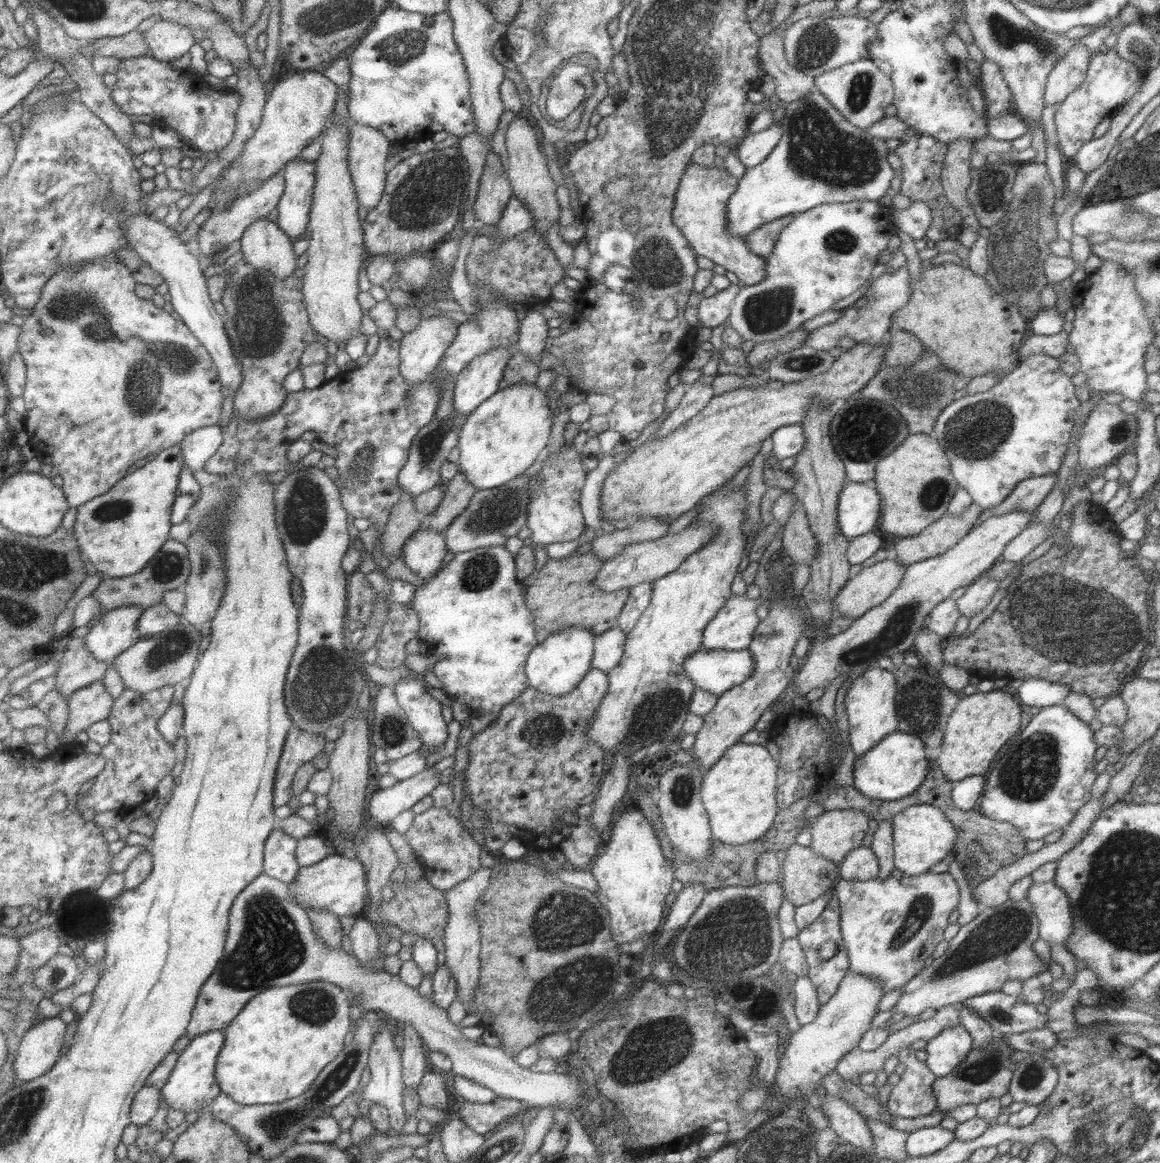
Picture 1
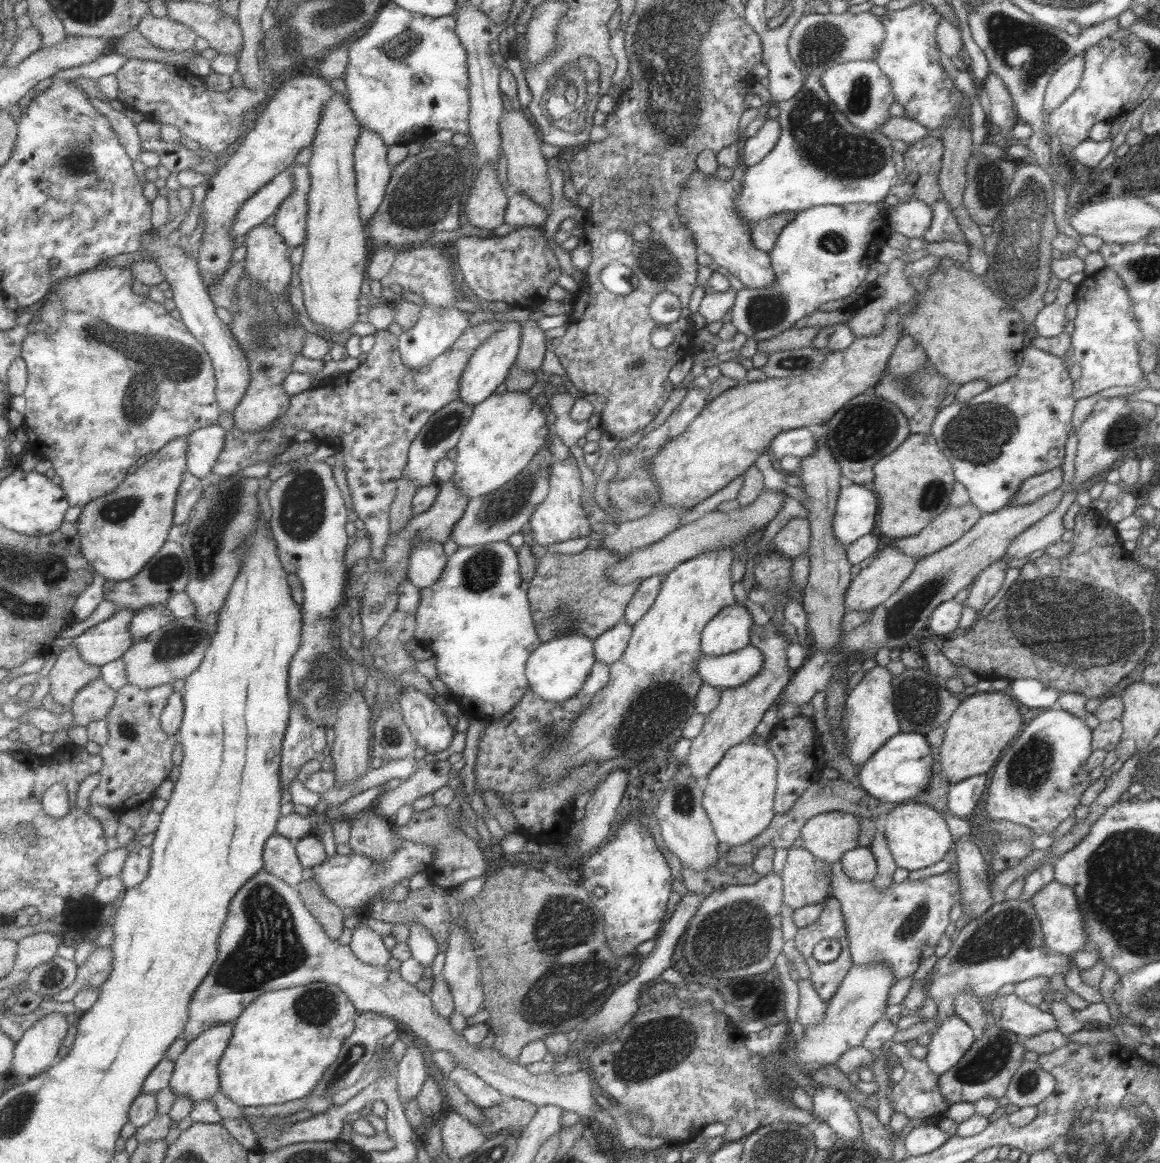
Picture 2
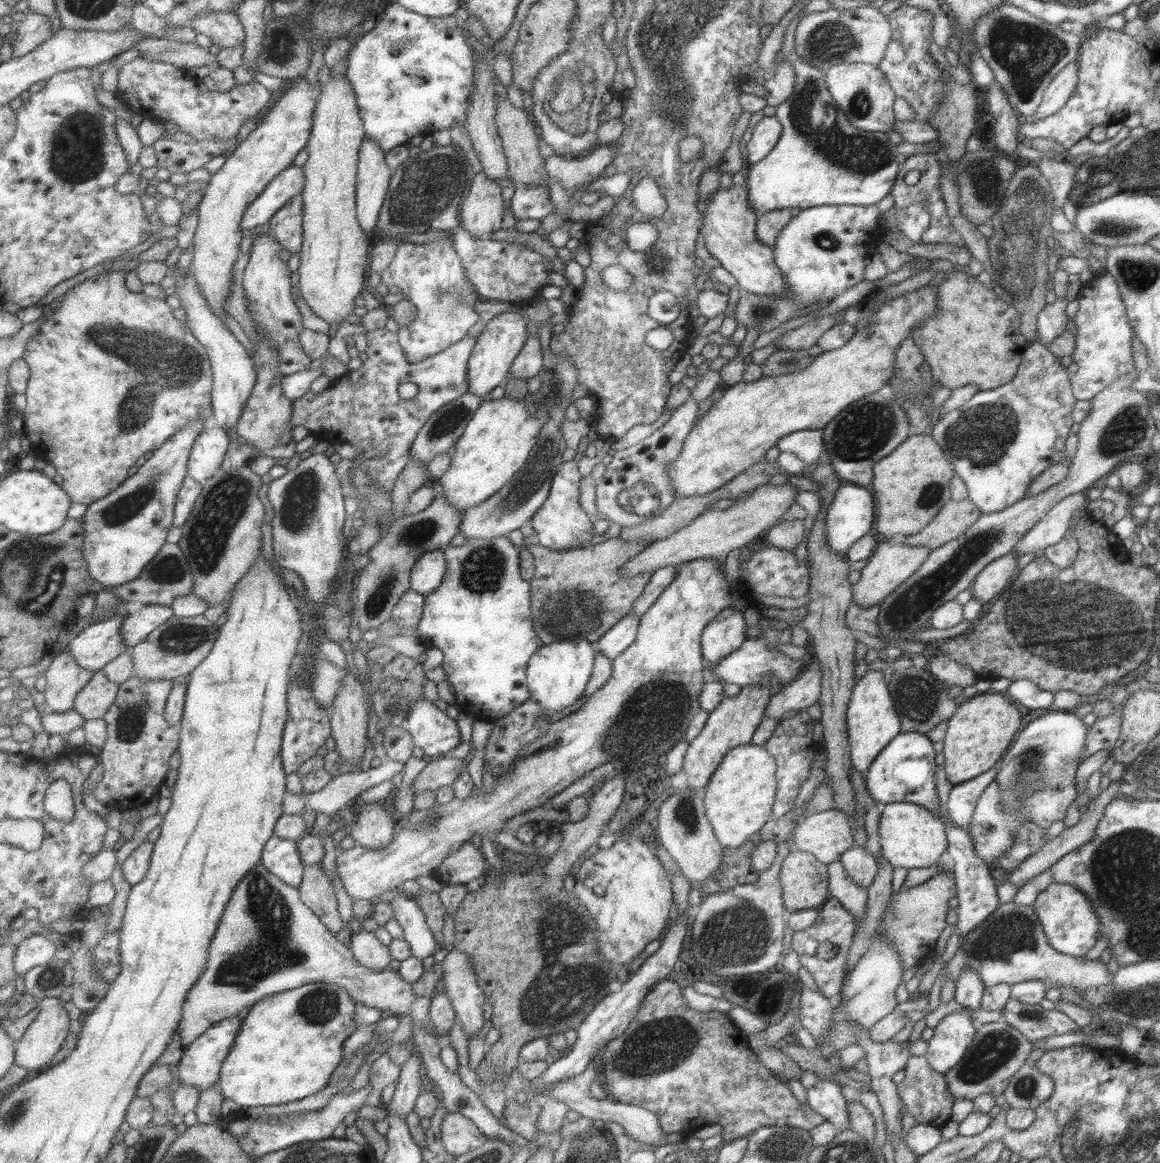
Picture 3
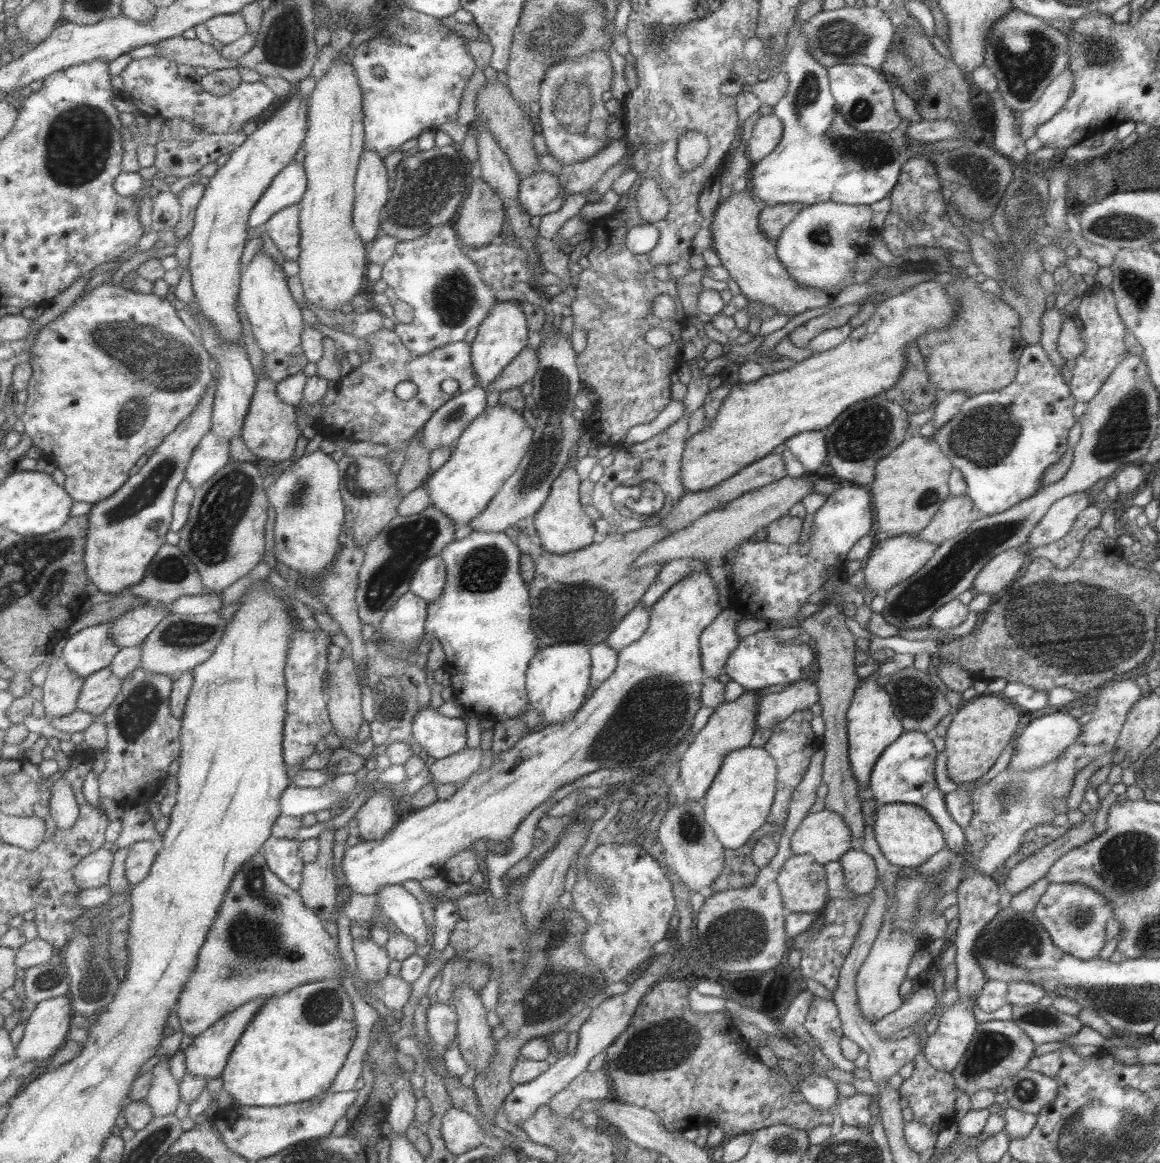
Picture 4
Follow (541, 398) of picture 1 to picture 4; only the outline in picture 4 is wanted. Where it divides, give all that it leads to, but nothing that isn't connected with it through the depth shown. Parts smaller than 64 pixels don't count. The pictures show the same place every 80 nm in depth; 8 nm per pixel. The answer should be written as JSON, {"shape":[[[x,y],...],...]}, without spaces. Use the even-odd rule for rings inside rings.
{"shape":[[[499,402],[486,406],[463,429],[447,462],[426,481],[432,498],[430,507],[440,510],[456,527],[471,522],[483,513],[504,480],[513,474],[531,444],[533,431],[512,406]]]}

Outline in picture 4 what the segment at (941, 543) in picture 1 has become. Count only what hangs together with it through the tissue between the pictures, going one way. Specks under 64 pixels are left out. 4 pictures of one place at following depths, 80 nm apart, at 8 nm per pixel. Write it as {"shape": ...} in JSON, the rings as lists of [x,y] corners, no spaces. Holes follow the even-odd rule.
{"shape":[[[950,494],[941,503],[927,526],[913,536],[937,547],[941,542],[965,531],[979,518],[982,518],[981,512],[974,508],[974,504],[966,494],[961,496]]]}

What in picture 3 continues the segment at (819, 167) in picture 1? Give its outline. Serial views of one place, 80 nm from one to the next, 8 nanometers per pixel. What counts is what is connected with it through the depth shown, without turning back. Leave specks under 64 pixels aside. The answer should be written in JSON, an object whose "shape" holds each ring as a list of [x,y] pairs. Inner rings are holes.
{"shape":[[[791,58],[791,68],[793,68],[793,74],[795,74],[795,85],[793,85],[793,93],[777,105],[774,118],[781,124],[781,134],[777,139],[777,142],[773,145],[773,148],[759,161],[752,165],[747,165],[744,170],[745,180],[743,186],[747,190],[747,201],[750,208],[760,213],[769,212],[770,210],[781,210],[783,208],[811,208],[812,206],[821,205],[859,205],[869,206],[876,205],[883,196],[887,196],[893,187],[893,182],[897,179],[900,165],[895,162],[895,156],[897,156],[896,146],[889,141],[889,136],[885,132],[871,131],[864,132],[858,128],[853,127],[847,118],[843,115],[843,112],[836,106],[835,102],[827,89],[827,83],[825,83],[824,72],[815,69],[807,63],[797,61]]]}

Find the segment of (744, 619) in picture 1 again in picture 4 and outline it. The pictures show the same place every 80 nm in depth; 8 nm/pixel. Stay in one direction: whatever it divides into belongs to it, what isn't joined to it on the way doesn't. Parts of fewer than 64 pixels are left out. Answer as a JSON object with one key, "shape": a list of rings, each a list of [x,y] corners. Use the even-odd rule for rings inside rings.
{"shape":[[[721,609],[720,613],[701,631],[700,662],[705,676],[723,677],[725,662],[740,639],[735,633],[735,622],[742,617],[743,614],[735,609]]]}

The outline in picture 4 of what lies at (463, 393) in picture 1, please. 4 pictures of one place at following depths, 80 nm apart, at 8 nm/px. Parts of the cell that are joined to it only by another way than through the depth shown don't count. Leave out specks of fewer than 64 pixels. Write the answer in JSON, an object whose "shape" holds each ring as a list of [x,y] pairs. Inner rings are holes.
{"shape":[[[515,299],[496,301],[488,316],[477,327],[477,335],[471,343],[471,359],[477,385],[486,390],[496,380],[499,373],[527,344],[527,332],[526,318],[520,302]]]}

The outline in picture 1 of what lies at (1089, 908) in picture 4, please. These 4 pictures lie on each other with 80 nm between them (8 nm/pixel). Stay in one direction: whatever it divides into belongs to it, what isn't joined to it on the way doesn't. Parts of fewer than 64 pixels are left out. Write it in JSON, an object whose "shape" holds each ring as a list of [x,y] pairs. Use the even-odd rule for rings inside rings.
{"shape":[[[1032,882],[1025,898],[1038,920],[1038,938],[1064,946],[1065,939],[1072,931],[1065,893],[1054,882]]]}

